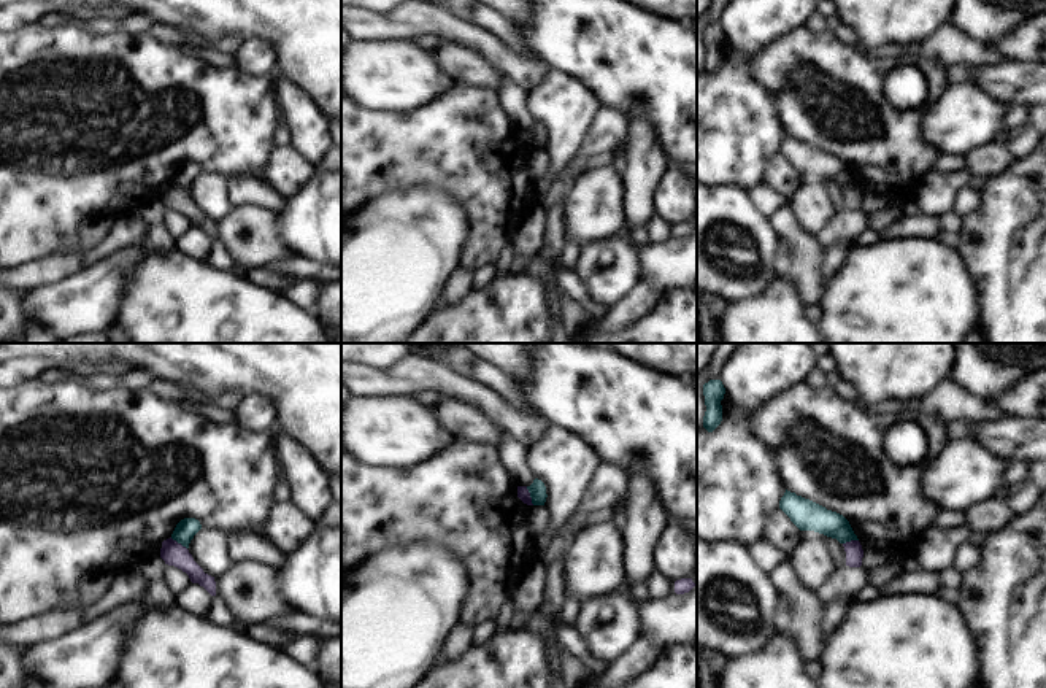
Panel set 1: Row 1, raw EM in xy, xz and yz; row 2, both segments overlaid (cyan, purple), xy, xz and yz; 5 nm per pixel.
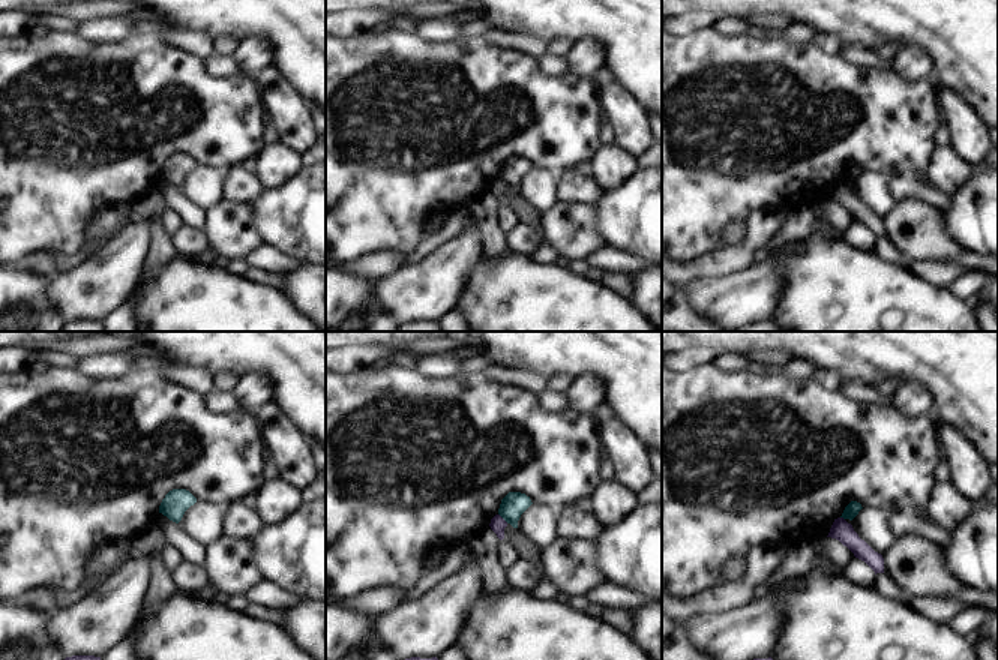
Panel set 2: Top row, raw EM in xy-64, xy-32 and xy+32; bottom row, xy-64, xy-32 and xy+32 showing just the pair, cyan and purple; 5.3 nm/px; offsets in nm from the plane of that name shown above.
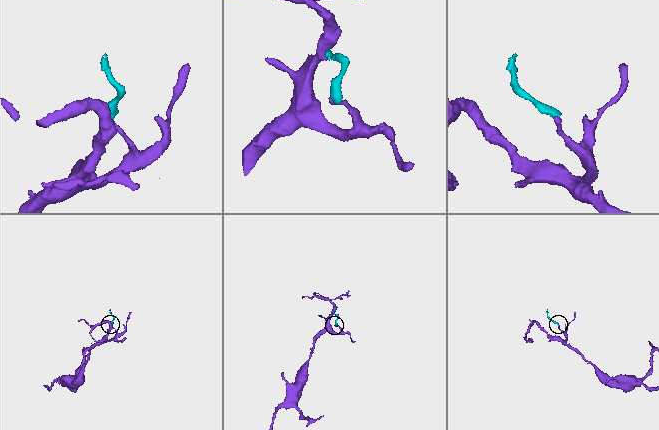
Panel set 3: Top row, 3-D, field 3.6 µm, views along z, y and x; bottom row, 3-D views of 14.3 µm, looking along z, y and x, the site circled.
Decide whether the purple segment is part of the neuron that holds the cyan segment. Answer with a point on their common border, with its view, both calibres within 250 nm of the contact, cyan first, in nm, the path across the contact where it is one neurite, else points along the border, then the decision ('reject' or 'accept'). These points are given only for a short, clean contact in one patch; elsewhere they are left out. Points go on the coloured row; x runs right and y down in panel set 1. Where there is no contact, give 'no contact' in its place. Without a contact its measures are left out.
meets cyan in xz at (530, 496); 90 nm thick on the cyan side, 60 nm on the other; border along xz (526, 487), (534, 504); reject

